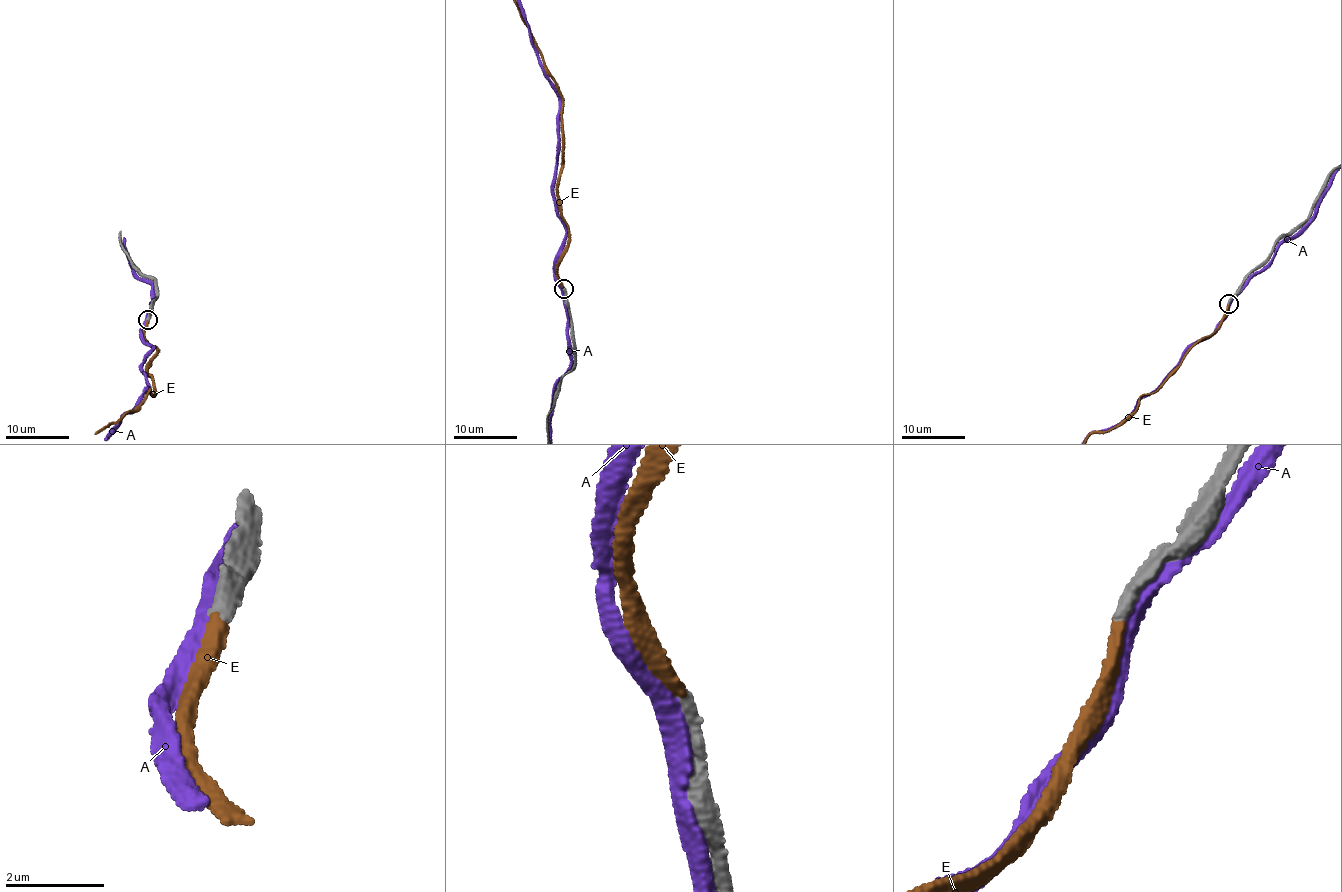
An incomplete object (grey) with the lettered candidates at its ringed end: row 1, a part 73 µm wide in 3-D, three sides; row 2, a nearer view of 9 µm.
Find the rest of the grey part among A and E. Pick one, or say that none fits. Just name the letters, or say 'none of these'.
E

